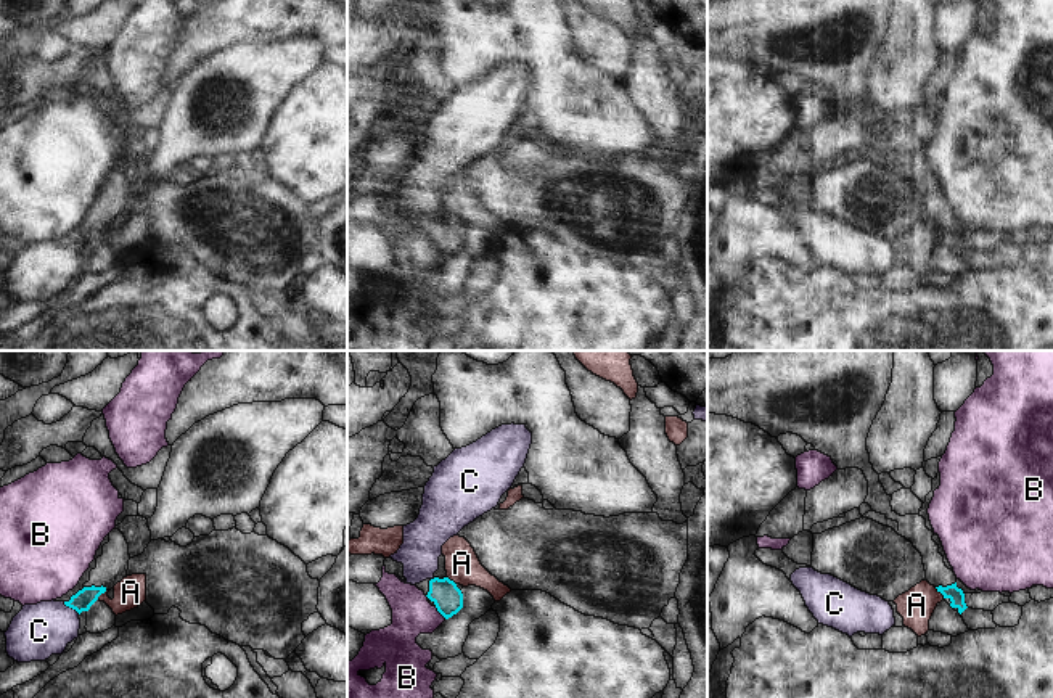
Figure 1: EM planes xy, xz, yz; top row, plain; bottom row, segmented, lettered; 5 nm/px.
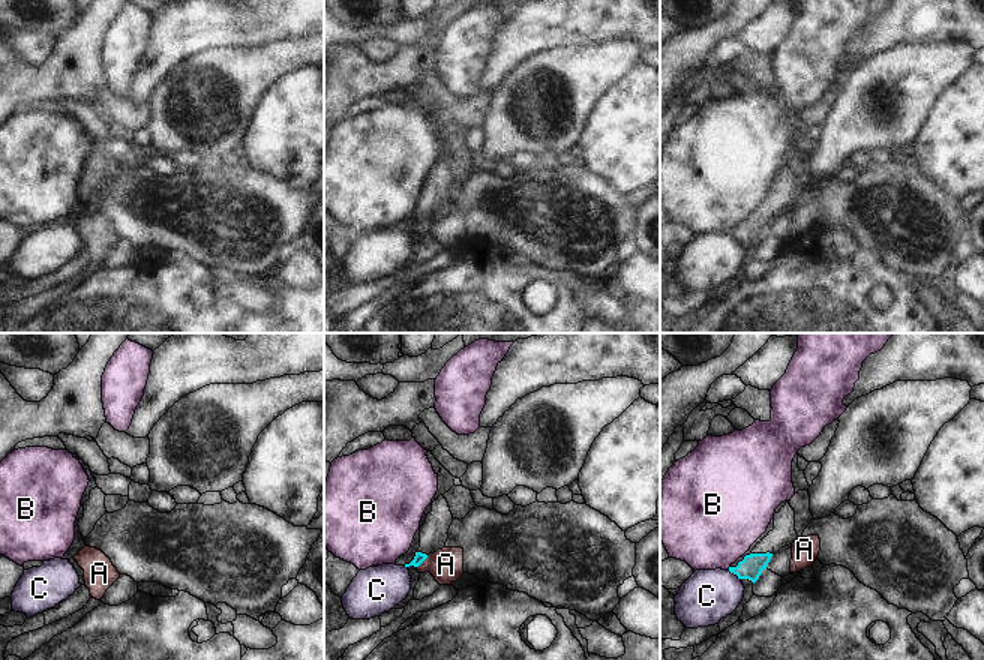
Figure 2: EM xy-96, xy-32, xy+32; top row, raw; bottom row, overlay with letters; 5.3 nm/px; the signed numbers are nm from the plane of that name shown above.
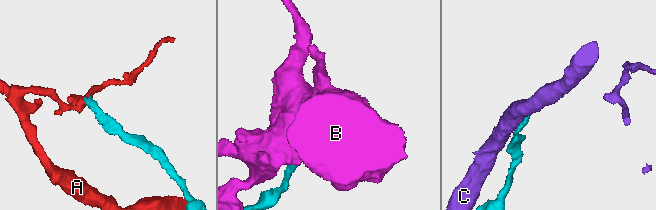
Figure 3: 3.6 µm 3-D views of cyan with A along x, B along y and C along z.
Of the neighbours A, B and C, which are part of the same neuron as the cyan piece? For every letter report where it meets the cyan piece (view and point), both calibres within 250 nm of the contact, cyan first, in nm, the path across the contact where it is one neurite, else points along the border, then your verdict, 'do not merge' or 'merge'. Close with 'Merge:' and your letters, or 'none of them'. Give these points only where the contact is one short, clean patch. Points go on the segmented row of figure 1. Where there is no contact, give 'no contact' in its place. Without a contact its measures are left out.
A: yz (941, 592) | 80/170 nm | along yz (934, 587), (944, 599) | do not merge
B: xz (441, 613) | 150/200 nm | along xz (434, 607), (446, 618) | do not merge
C: xy (71, 607) | 100/280 nm | do not merge
Merge: none of them

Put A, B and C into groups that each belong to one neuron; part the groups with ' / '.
A / B / C

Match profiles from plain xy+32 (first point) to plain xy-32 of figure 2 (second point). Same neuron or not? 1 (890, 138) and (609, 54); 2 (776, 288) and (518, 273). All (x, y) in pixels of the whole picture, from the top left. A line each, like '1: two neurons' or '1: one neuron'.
1: one neuron
2: one neuron

